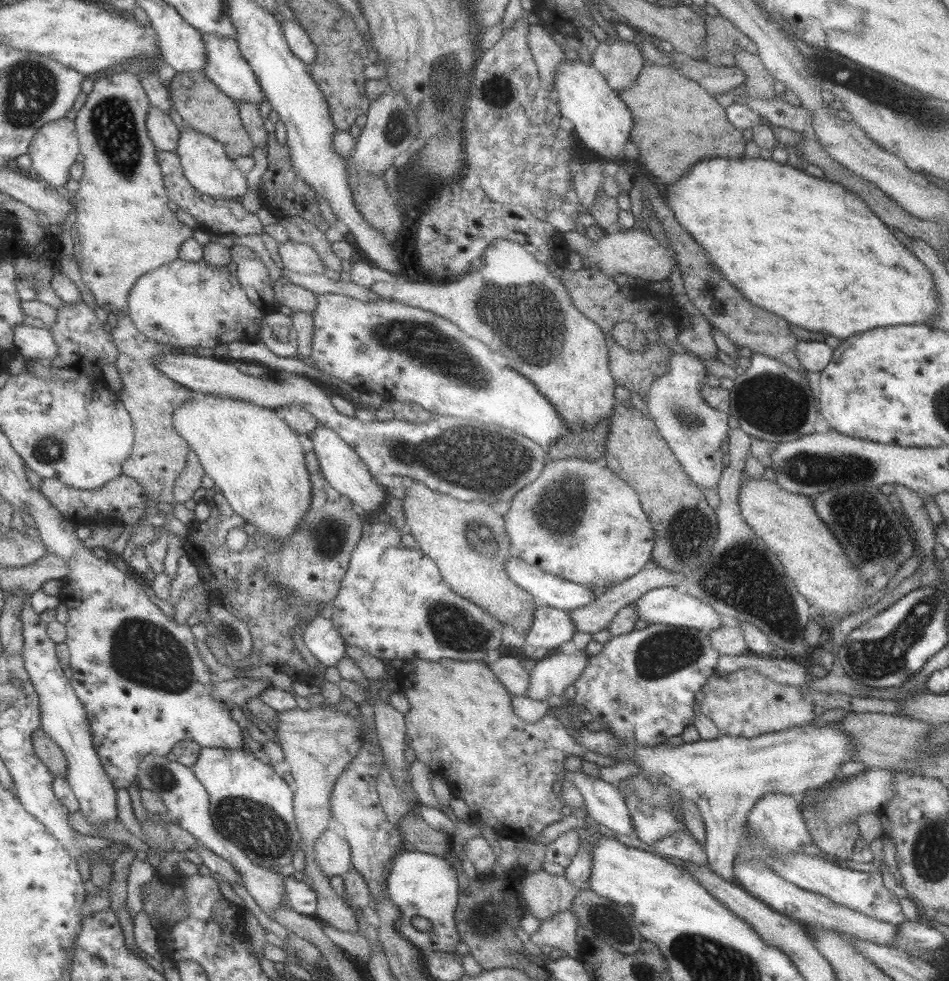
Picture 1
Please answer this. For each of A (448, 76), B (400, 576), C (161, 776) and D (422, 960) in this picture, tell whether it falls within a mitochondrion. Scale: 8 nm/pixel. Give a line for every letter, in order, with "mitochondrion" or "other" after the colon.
A: mitochondrion
B: other
C: mitochondrion
D: other

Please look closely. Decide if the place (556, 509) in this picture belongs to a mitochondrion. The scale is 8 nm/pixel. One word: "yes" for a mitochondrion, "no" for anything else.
yes

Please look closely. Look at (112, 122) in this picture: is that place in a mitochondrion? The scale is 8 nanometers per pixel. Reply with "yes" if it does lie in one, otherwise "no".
yes

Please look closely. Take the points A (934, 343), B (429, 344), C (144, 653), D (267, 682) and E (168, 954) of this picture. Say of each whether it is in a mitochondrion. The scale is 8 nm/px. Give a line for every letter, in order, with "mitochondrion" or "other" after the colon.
A: other
B: mitochondrion
C: mitochondrion
D: other
E: other

